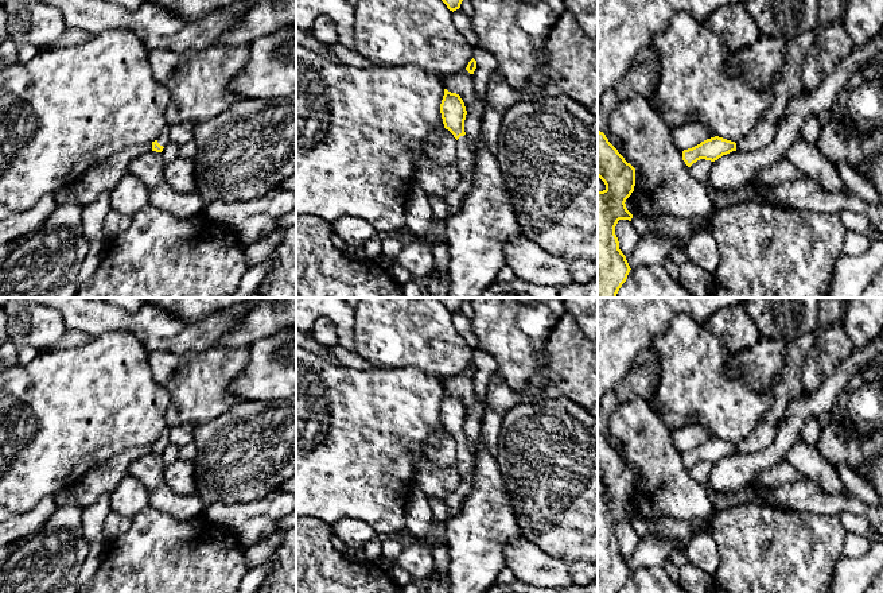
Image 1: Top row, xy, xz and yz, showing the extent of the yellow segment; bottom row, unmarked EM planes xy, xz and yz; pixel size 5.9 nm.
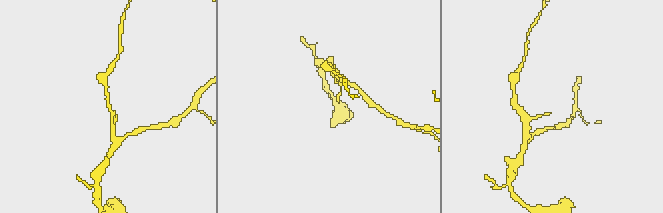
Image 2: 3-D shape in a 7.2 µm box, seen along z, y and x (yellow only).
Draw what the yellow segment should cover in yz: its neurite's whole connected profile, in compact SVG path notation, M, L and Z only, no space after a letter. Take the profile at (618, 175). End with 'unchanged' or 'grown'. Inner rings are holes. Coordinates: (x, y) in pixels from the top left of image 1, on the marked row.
M600 131L598 177L606 185L603 191L598 191L598 298L616 298L631 268L619 249L615 226L619 220L633 218L625 202L634 191L635 168Z; unchanged

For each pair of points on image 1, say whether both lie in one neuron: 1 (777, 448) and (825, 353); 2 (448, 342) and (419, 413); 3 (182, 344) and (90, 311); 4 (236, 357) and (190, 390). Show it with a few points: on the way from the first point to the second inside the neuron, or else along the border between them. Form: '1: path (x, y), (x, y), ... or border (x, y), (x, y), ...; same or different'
1: border (832, 372), (808, 394); different
2: border (404, 367), (419, 367), (442, 383); different
3: path (159, 330), (150, 324), (113, 318); same
4: path (225, 363), (201, 382); same

